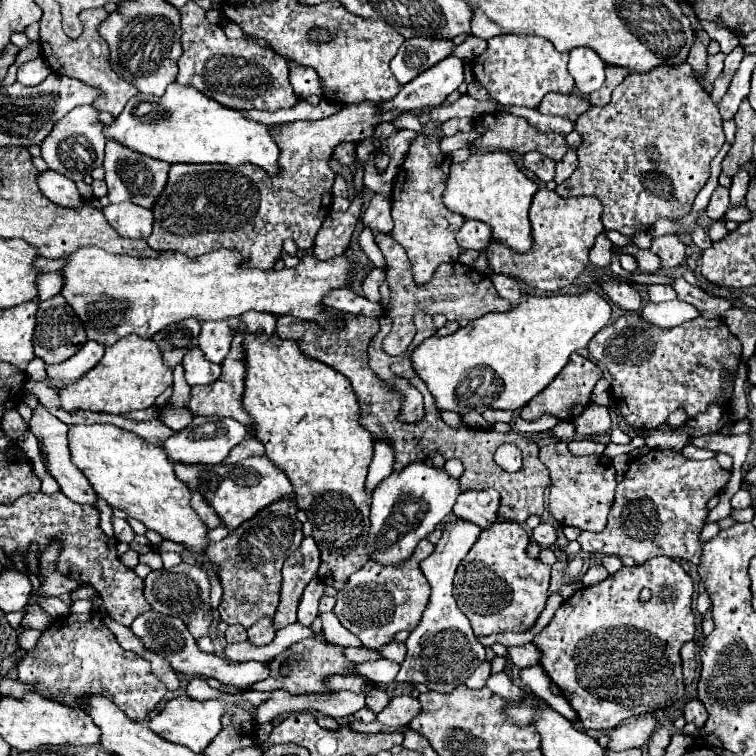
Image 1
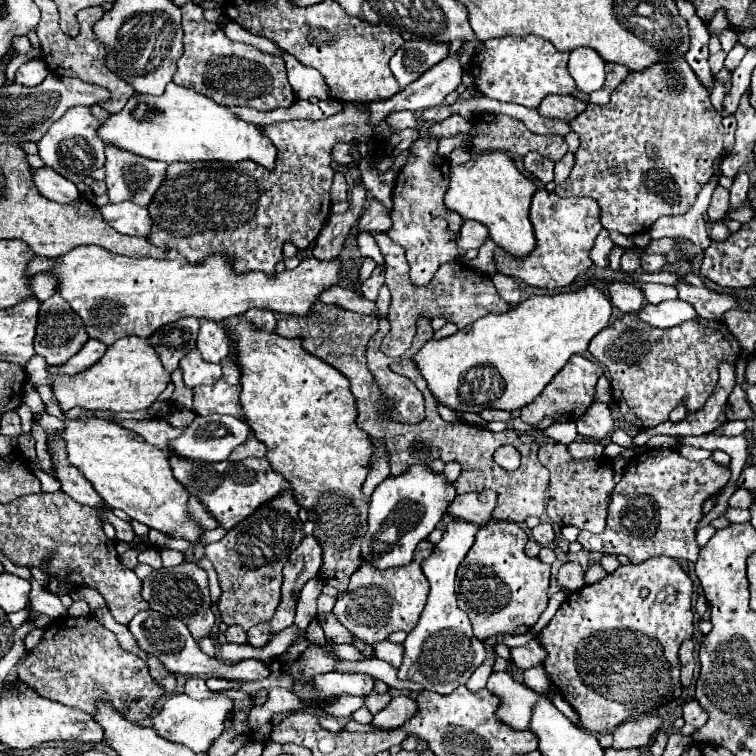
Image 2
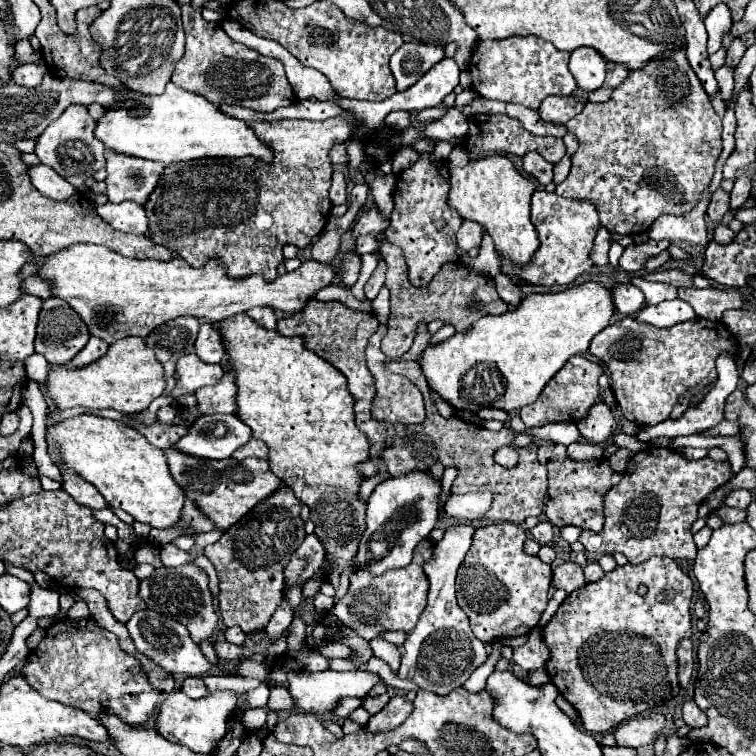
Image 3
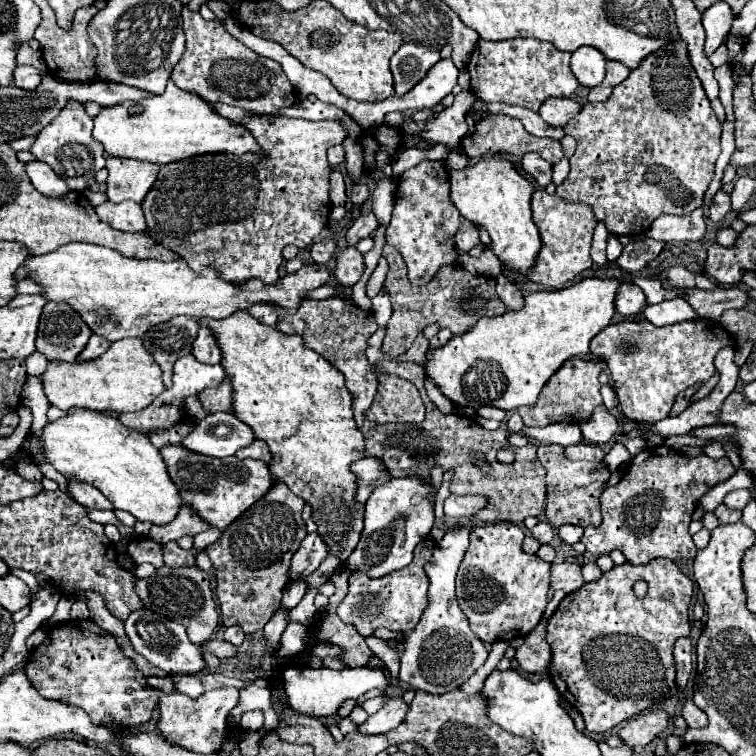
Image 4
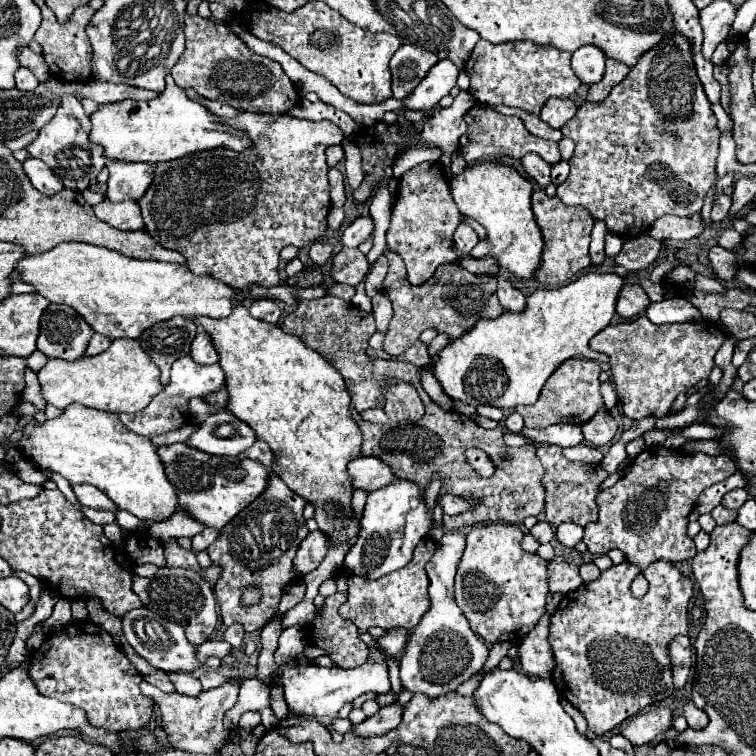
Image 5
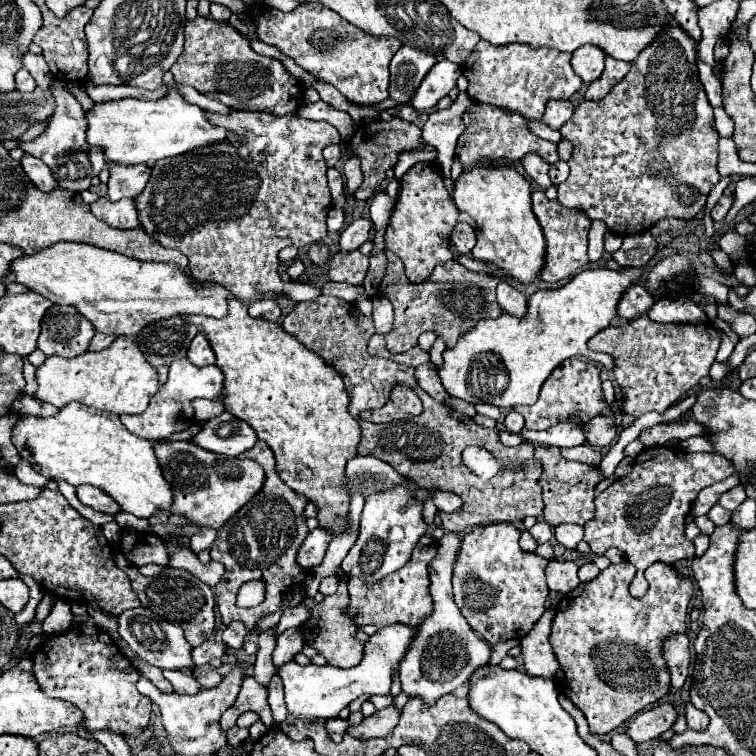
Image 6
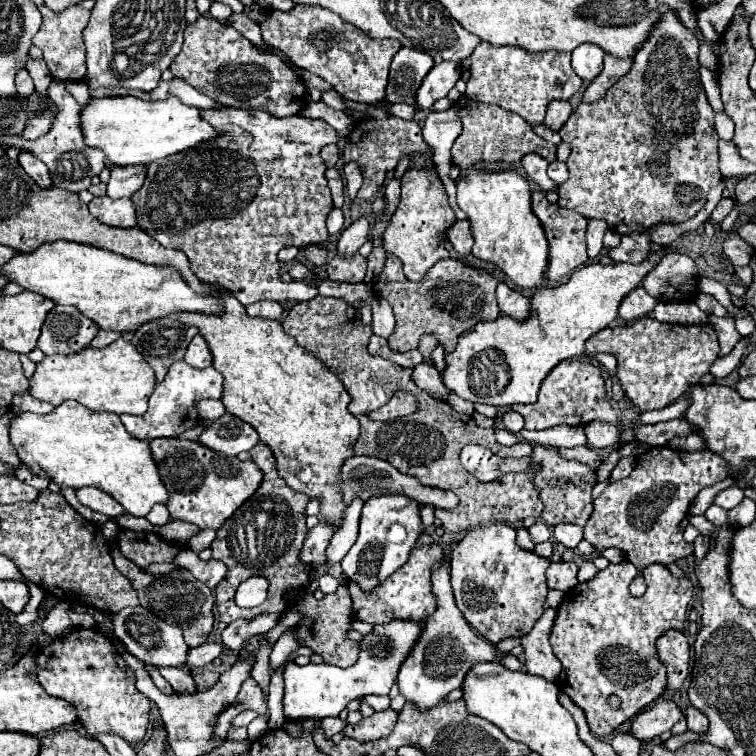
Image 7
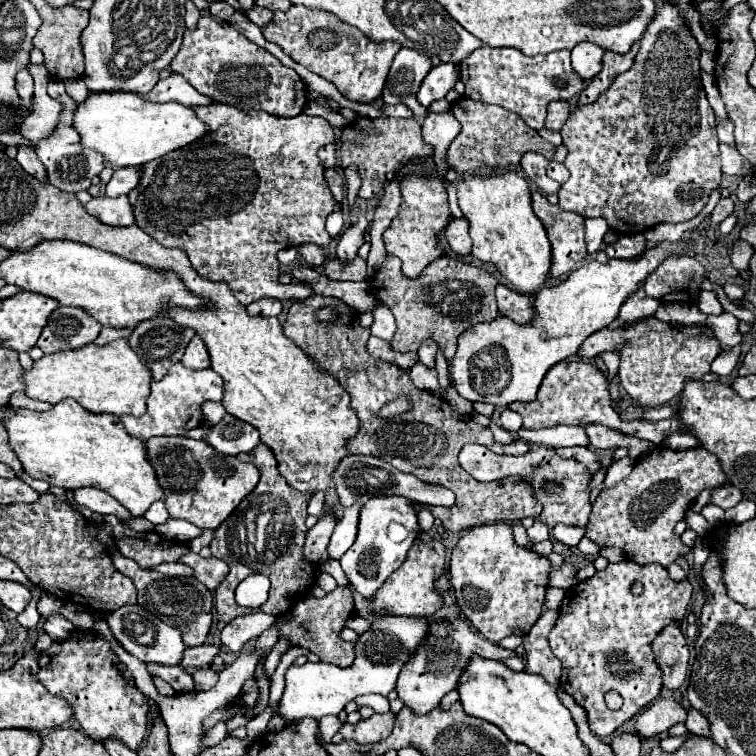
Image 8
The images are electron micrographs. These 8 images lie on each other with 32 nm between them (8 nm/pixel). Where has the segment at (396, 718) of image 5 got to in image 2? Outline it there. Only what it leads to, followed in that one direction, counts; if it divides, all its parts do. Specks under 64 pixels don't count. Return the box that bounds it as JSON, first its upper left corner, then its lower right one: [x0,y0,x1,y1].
[374,696,416,728]

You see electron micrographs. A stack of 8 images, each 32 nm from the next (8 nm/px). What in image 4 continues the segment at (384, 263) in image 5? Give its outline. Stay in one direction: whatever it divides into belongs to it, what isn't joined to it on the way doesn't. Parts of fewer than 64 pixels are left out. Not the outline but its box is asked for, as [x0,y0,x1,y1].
[366,256,388,298]

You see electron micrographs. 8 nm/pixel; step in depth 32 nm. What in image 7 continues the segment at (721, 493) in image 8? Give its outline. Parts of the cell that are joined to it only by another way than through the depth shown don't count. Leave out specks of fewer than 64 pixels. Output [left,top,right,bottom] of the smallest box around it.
[716,486,744,510]

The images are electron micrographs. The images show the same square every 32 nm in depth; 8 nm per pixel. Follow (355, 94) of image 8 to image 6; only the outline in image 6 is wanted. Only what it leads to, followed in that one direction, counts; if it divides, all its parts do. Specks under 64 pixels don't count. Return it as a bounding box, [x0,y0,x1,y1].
[252,4,402,104]

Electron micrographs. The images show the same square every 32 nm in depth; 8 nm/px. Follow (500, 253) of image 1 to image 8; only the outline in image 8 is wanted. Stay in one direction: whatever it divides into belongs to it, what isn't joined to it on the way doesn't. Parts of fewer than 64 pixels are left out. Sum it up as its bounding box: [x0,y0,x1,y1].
[532,192,586,278]

